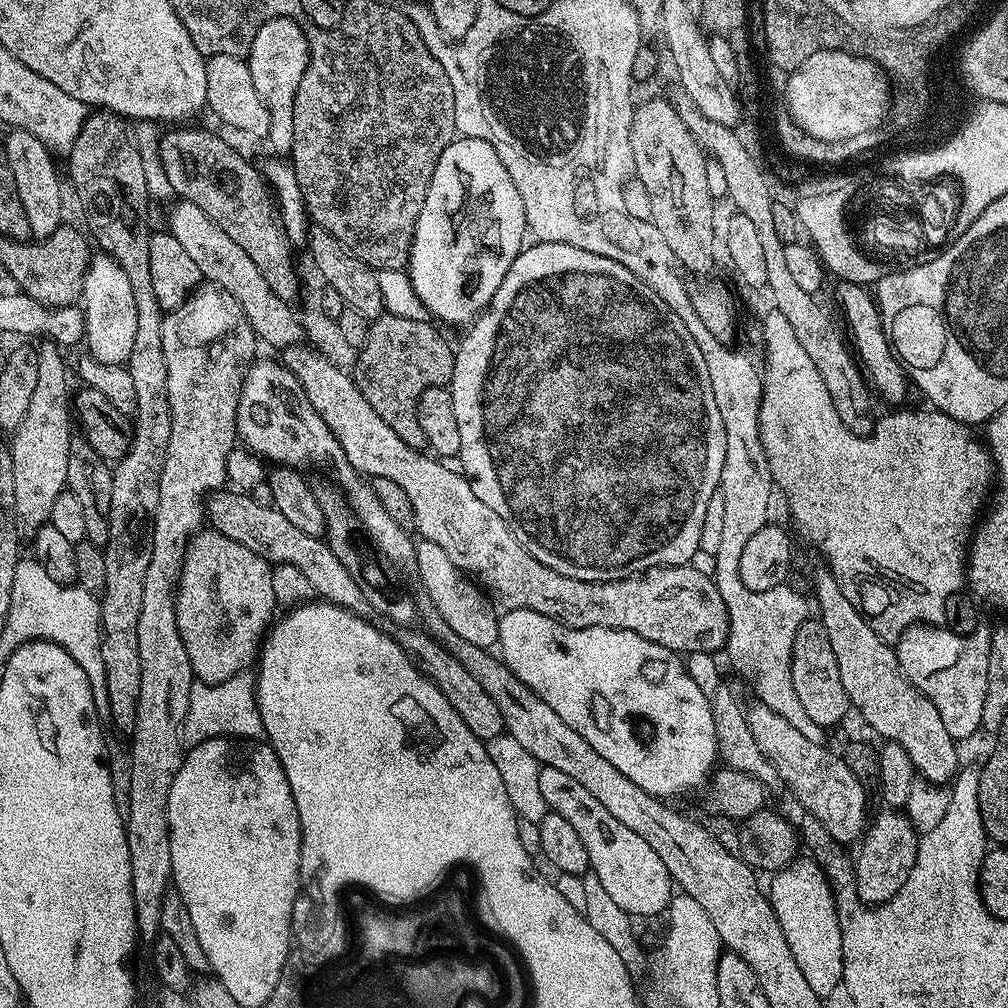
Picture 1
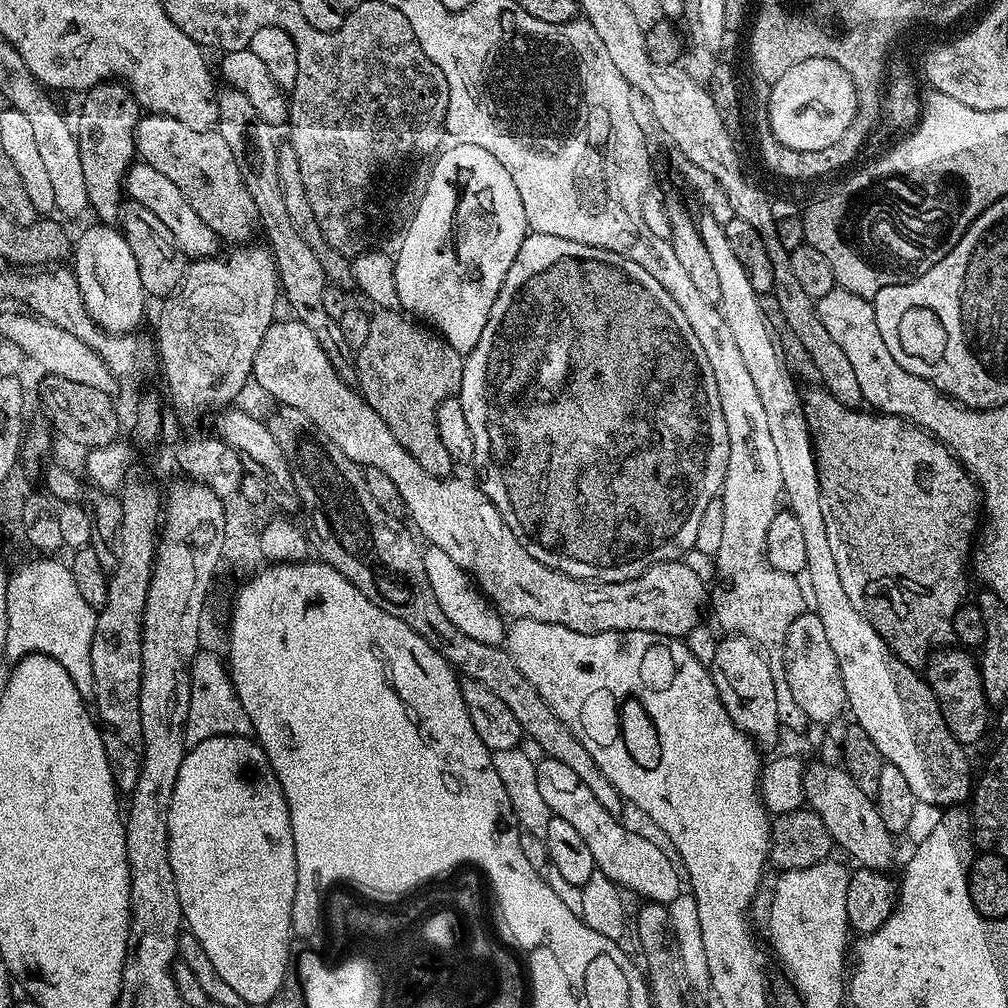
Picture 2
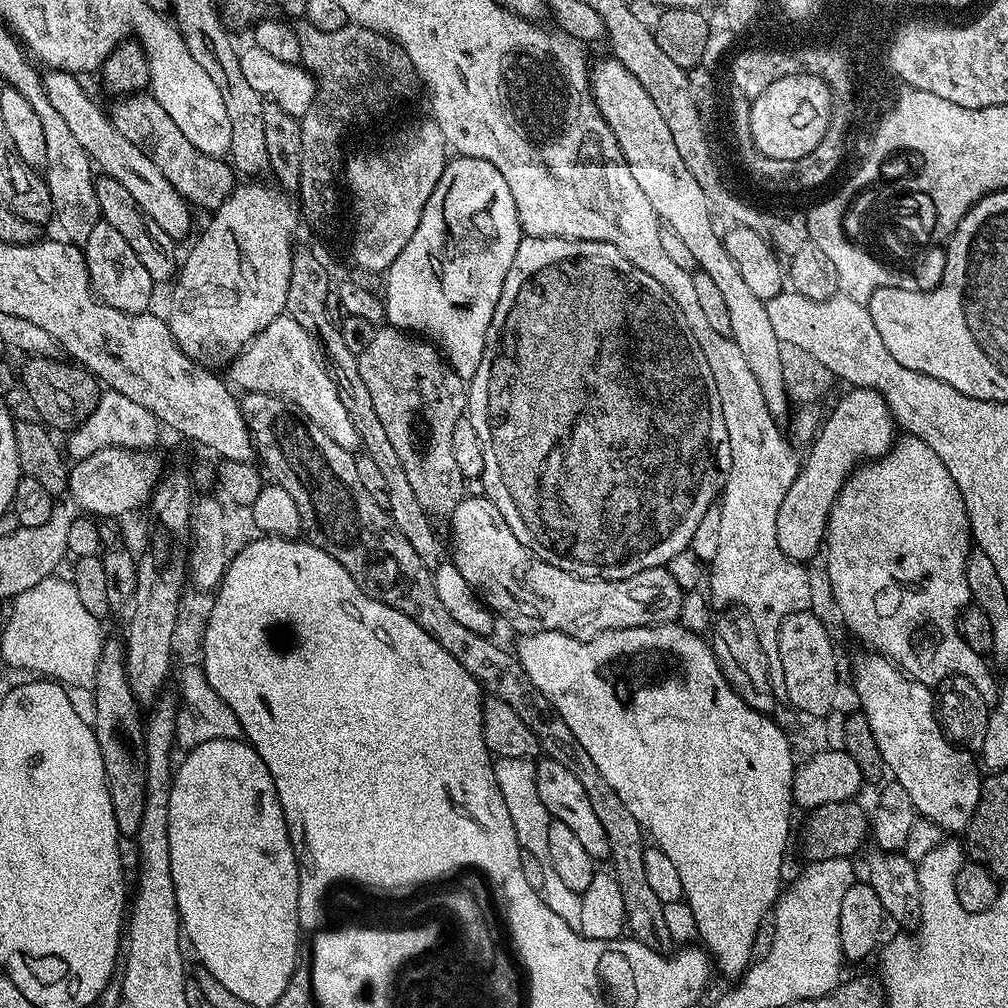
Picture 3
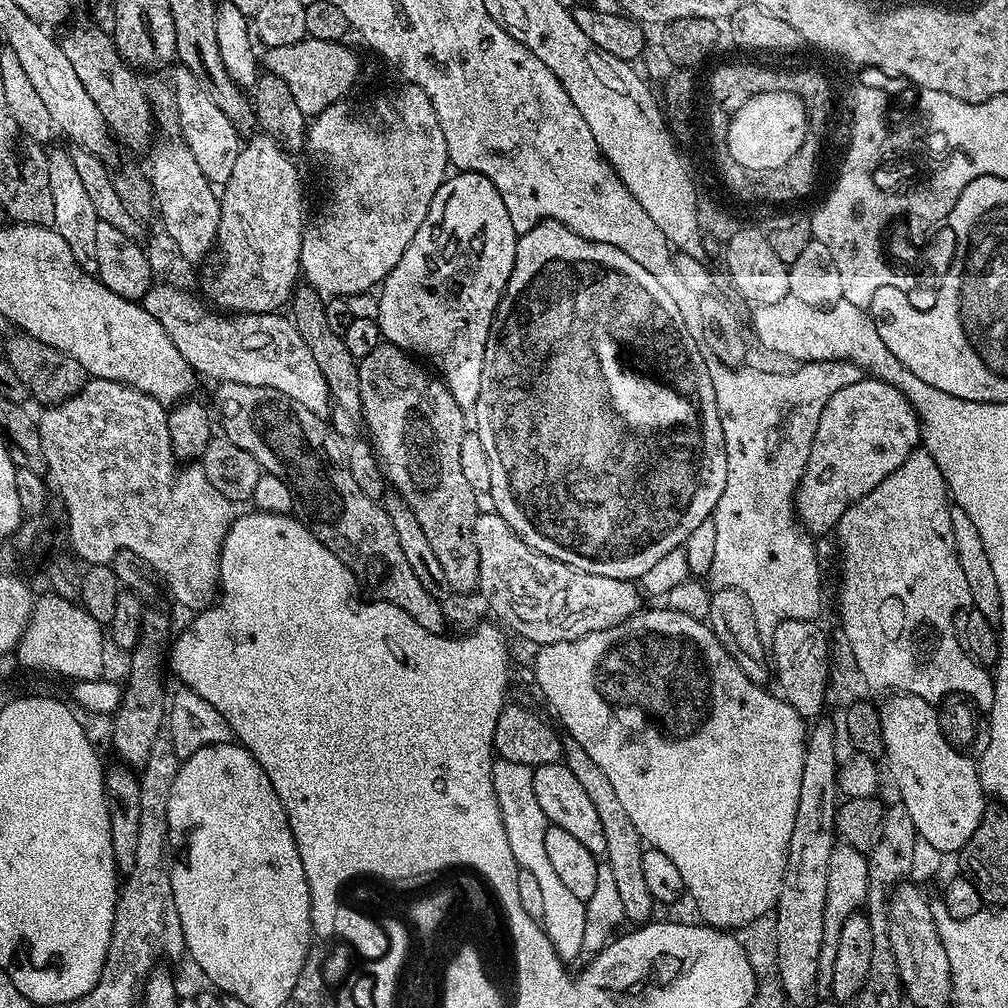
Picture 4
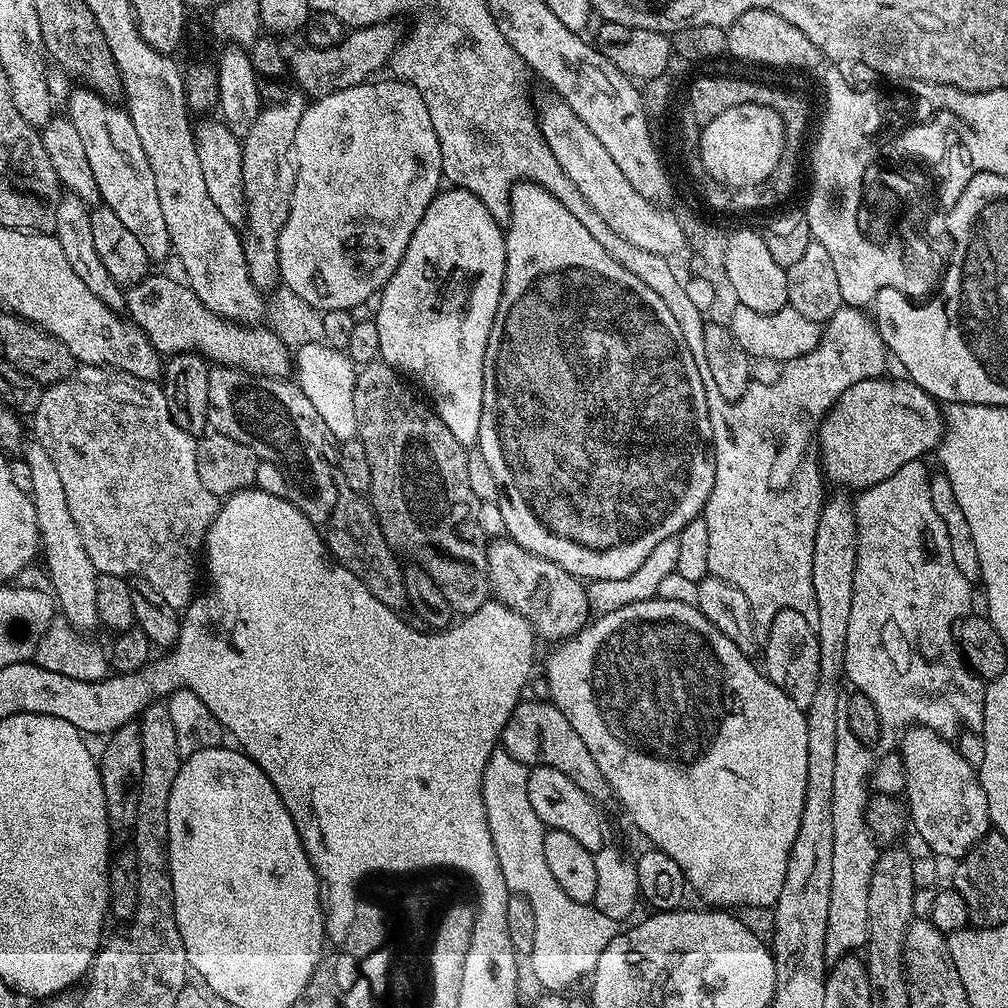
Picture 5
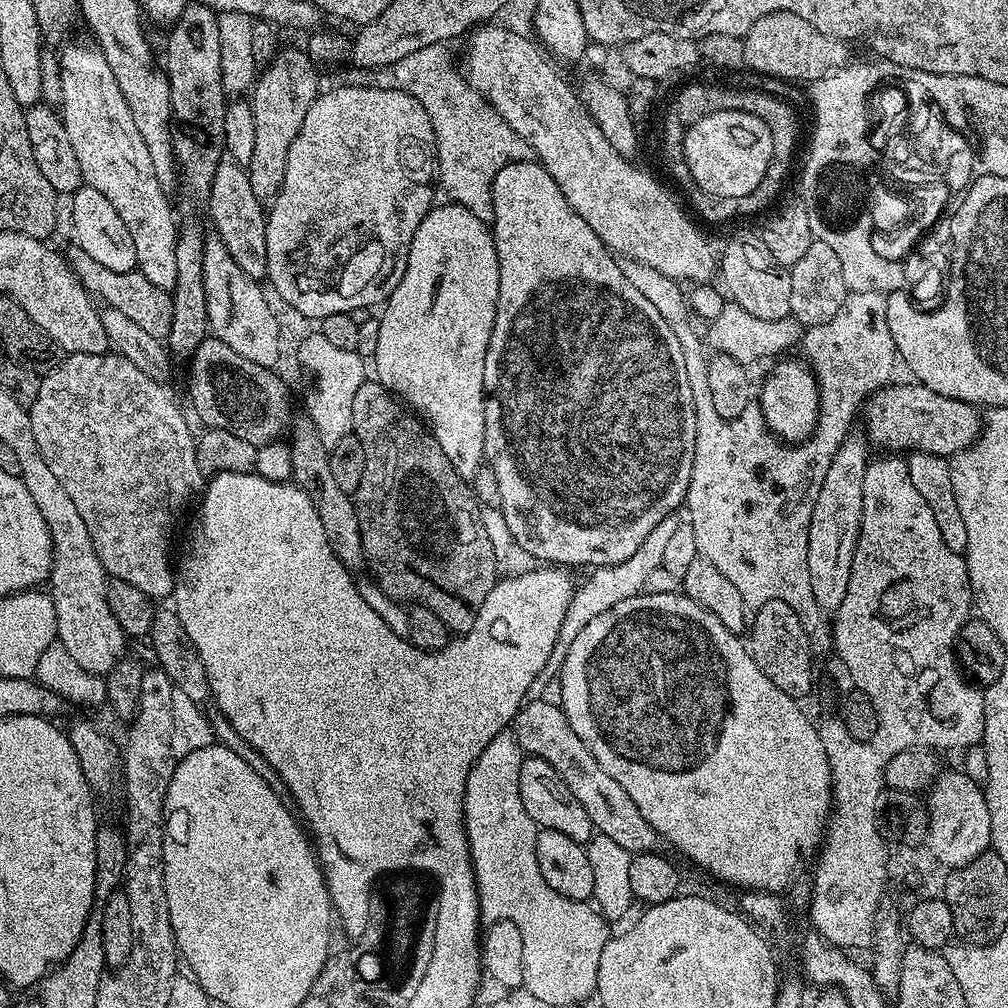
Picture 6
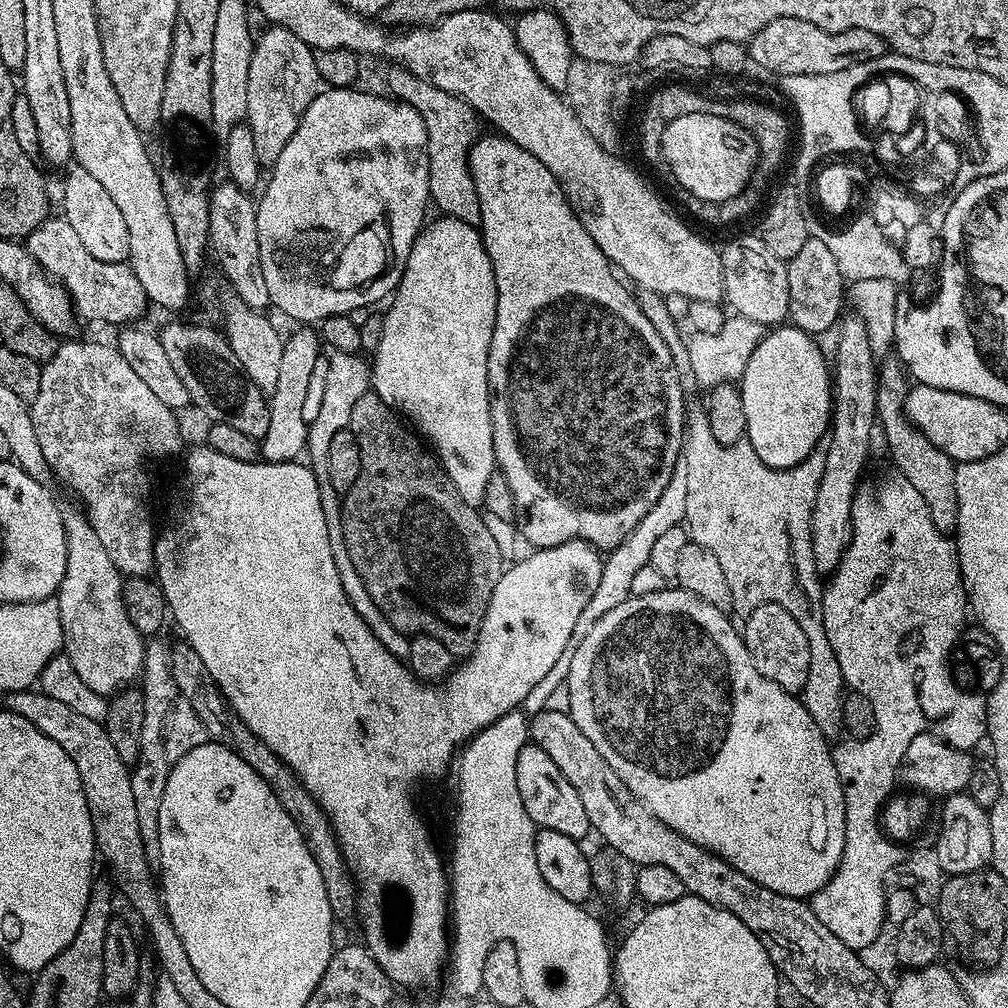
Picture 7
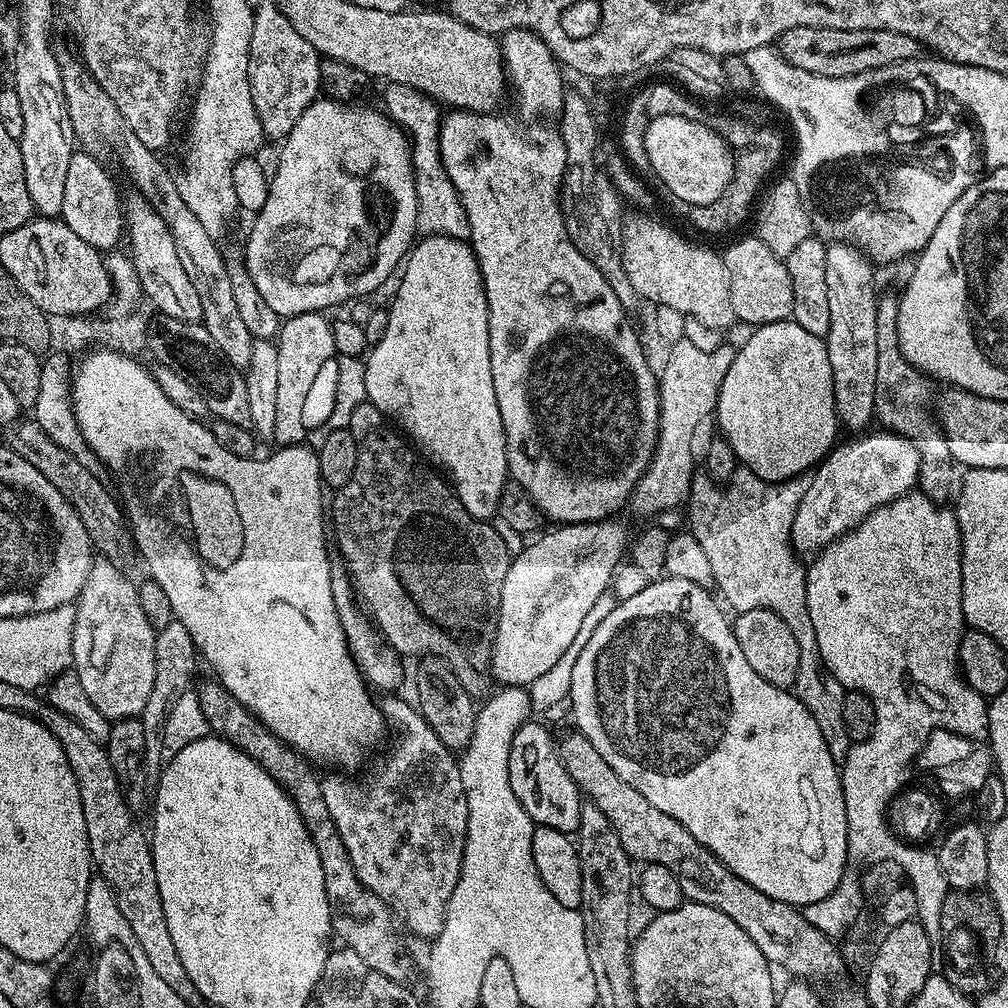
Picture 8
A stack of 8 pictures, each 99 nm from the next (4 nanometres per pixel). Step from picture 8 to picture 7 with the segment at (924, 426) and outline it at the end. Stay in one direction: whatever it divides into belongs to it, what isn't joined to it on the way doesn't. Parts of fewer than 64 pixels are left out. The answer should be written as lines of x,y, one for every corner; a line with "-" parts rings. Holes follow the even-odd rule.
891,359
886,361
884,365
883,363
879,365
876,378
876,418
879,427
881,429
884,427
884,440
888,443
889,450
892,451
892,460
896,463
893,464
895,471
904,476
906,482
910,482
910,486
914,486
914,490
918,490
918,494
922,494
922,502
926,502
926,510
930,510
930,516
938,530
942,530
945,534
953,533
956,529
958,518
957,461
950,459
938,446
934,446
934,442
930,442
930,438
922,435
908,421
908,414
904,411
904,403
908,397
910,380
899,359

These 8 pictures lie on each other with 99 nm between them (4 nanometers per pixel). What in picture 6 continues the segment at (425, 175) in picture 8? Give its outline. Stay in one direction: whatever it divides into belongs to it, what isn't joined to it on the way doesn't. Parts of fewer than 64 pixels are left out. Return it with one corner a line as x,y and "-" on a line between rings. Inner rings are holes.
435,44
429,48
418,50
397,64
392,65
390,75
393,76
395,87
401,88
406,94
418,98
426,110
436,135
436,162
438,165
438,180
448,191
447,199
460,204
470,214
482,218
486,222
494,220
494,202
492,201
492,183
498,174
508,164
528,162
534,153
530,145
524,141
500,117
498,110
488,102
488,99
478,90
468,85
465,73
452,65
452,56
447,52
444,44

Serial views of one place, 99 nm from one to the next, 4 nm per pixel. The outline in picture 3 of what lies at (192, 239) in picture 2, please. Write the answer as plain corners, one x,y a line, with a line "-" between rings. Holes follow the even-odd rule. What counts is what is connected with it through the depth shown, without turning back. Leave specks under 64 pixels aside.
48,70
43,73
42,79
50,106
54,106
54,110
58,110
62,118
66,118
66,126
70,126
74,138
78,138
82,150
88,152
93,165
103,175
114,178
114,182
122,182
133,204
141,212
154,218
154,222
158,222
158,226
162,226
162,230
166,230
166,234
170,234
172,240
183,241
183,236
192,224
192,218
188,214
190,205
178,194
178,190
174,190
174,186
170,186
170,182
166,182
162,170
158,170
158,166
154,166
154,162
150,162
150,158
146,158
146,154
142,154
142,150
138,150
134,142
126,142
126,138
118,134
118,130
112,124
111,115
105,109
103,112
88,97
87,90
76,81
79,79
73,73

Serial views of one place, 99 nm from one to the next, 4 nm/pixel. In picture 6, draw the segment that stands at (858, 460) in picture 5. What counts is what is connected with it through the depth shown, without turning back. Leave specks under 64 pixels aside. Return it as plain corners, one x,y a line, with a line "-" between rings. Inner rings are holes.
893,382
863,401
862,416
864,412
867,439
875,447
877,444
880,448
888,448
884,450
892,454
925,452
931,456
951,458
972,447
982,431
982,416
976,413
979,411
961,400
946,398
924,384
911,383

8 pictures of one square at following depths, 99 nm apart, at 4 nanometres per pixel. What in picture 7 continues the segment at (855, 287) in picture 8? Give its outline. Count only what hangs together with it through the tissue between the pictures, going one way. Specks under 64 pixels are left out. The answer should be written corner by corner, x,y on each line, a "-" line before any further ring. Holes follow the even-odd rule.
859,317
843,321
839,327
840,342
836,346
834,362
834,409
827,439
826,470
818,486
818,498
812,511
812,549
814,566
821,574
835,572
844,552
852,540
852,504
860,475
868,464
868,451
872,448
872,427
877,427
876,378
878,366
873,359
872,344

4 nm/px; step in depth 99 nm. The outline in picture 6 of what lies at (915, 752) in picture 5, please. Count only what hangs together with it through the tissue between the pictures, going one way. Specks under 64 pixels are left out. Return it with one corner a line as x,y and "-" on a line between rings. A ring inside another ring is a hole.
948,772
937,775
931,788
926,792
928,808
928,840
927,847
932,847
932,852
948,864
949,869
961,868
974,862
983,852
989,851
992,843
992,811
988,809
988,798
983,787
980,788
964,772

